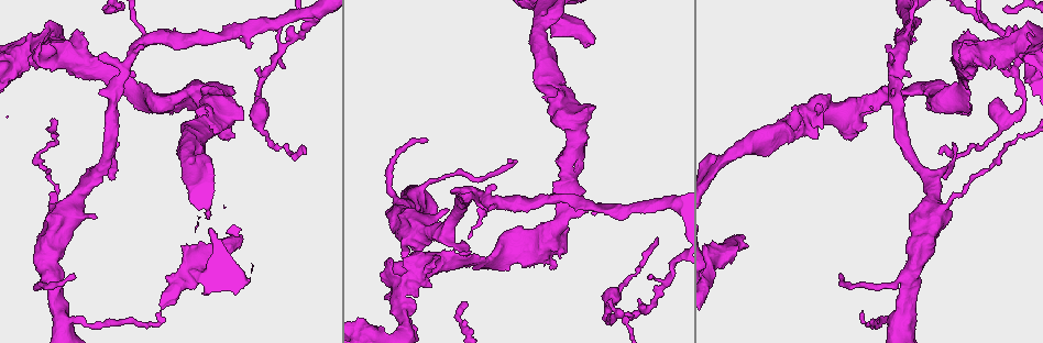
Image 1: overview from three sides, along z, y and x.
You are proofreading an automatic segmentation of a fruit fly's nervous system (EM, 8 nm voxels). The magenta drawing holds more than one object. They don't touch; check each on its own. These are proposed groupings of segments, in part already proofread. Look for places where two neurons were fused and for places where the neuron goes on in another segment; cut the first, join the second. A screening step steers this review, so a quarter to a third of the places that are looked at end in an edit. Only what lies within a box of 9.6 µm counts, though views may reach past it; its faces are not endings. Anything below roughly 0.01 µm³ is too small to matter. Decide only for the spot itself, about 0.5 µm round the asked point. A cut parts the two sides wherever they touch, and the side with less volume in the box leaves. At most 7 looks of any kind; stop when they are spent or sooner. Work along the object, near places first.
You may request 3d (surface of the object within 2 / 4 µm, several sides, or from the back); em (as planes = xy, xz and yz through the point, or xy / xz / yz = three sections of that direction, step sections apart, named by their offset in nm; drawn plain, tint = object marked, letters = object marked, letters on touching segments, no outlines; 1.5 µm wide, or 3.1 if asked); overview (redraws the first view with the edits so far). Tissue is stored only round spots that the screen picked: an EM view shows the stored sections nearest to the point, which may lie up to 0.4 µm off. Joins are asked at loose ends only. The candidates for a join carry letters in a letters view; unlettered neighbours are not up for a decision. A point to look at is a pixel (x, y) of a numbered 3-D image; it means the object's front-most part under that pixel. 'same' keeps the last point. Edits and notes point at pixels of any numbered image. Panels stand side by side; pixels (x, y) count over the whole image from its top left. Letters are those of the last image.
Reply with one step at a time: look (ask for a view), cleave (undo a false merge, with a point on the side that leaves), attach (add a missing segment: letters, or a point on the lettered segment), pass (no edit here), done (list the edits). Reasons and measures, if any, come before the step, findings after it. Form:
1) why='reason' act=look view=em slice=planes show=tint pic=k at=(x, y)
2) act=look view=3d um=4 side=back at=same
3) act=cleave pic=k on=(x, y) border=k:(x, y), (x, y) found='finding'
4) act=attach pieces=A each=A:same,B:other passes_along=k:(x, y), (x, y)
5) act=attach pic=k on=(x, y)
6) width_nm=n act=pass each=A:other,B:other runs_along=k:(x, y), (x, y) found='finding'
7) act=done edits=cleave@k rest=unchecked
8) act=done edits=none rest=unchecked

why='sudden change in width' act=look view=3d um=4 pic=1 at=(478, 261)

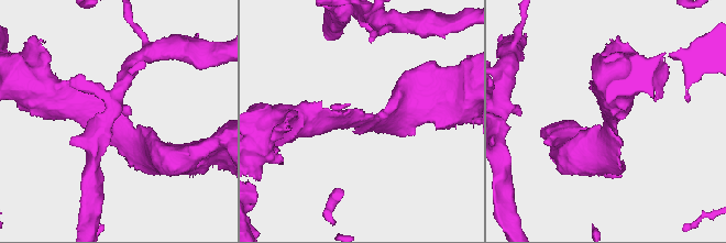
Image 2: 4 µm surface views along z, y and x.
arm_widths_nm=300,400 why='need the tissue' act=look view=em slice=planes show=tint pic=2 at=(113, 123)

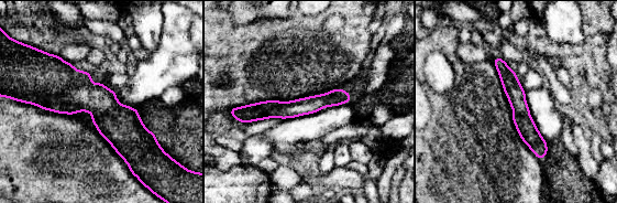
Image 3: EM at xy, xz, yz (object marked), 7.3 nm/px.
act=look view=em slice=planes show=letters at=same

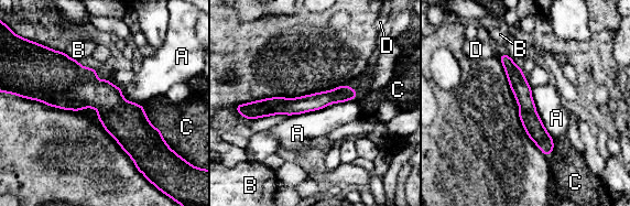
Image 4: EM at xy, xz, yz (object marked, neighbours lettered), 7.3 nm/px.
act=pass each=A:other,B:other,C:other,D:other border=4:(358, 96), (290, 116) found='continuous, no second neuron'

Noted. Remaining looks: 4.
why='sharp bend' act=look view=em slice=planes show=letters pic=1 at=(400, 312)

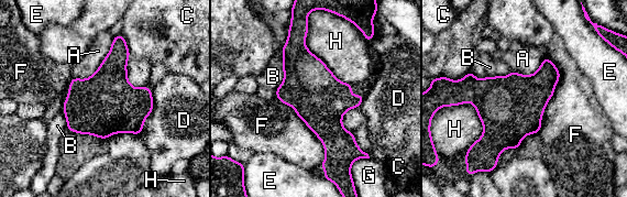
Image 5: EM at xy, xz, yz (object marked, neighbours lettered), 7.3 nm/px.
width_nm=400 act=pass each=A:other,B:other,C:other,D:other,E:other,F:other,G:other,H:other border=5:(546, 56), (559, 80), (537, 132) found='continuous, no second neuron'

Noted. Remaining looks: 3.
why='branch stops here' act=look view=3d um=4 pic=1 at=(864, 127)

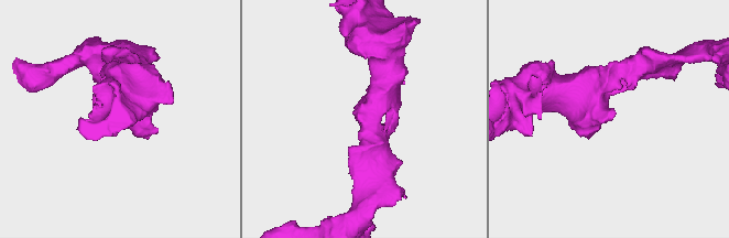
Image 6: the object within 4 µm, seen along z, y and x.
act=look view=em slice=planes show=letters pic=6 at=(614, 114)

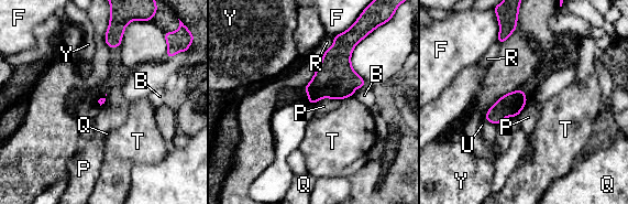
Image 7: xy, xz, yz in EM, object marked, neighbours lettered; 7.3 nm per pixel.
act=pass each=B:other,F:other,P:other,Q:other,R:other,T:other,U:other,Y:other border=7:(340, 99), (320, 98), (312, 105) found='no lettered segment goes on from it'

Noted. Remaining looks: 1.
act=done edits=none rest=unchecked

